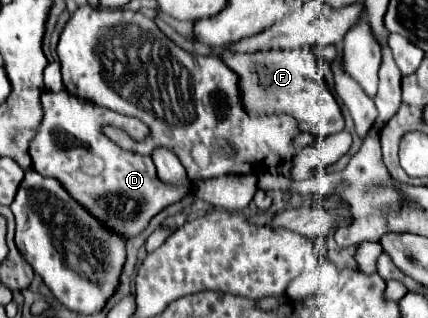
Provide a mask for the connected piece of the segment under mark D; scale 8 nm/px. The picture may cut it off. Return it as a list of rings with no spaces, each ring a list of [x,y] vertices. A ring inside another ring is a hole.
[[[45,90],[41,94],[41,108],[41,124],[29,142],[33,170],[63,184],[71,198],[101,220],[107,230],[131,240],[147,228],[153,216],[191,192],[189,186],[167,186],[165,182],[159,182],[151,156],[125,152],[101,134],[103,122],[119,122],[119,126],[135,140],[143,140],[147,136],[147,126],[141,120],[95,106],[93,102],[83,102],[83,98],[67,94],[67,90]]]

